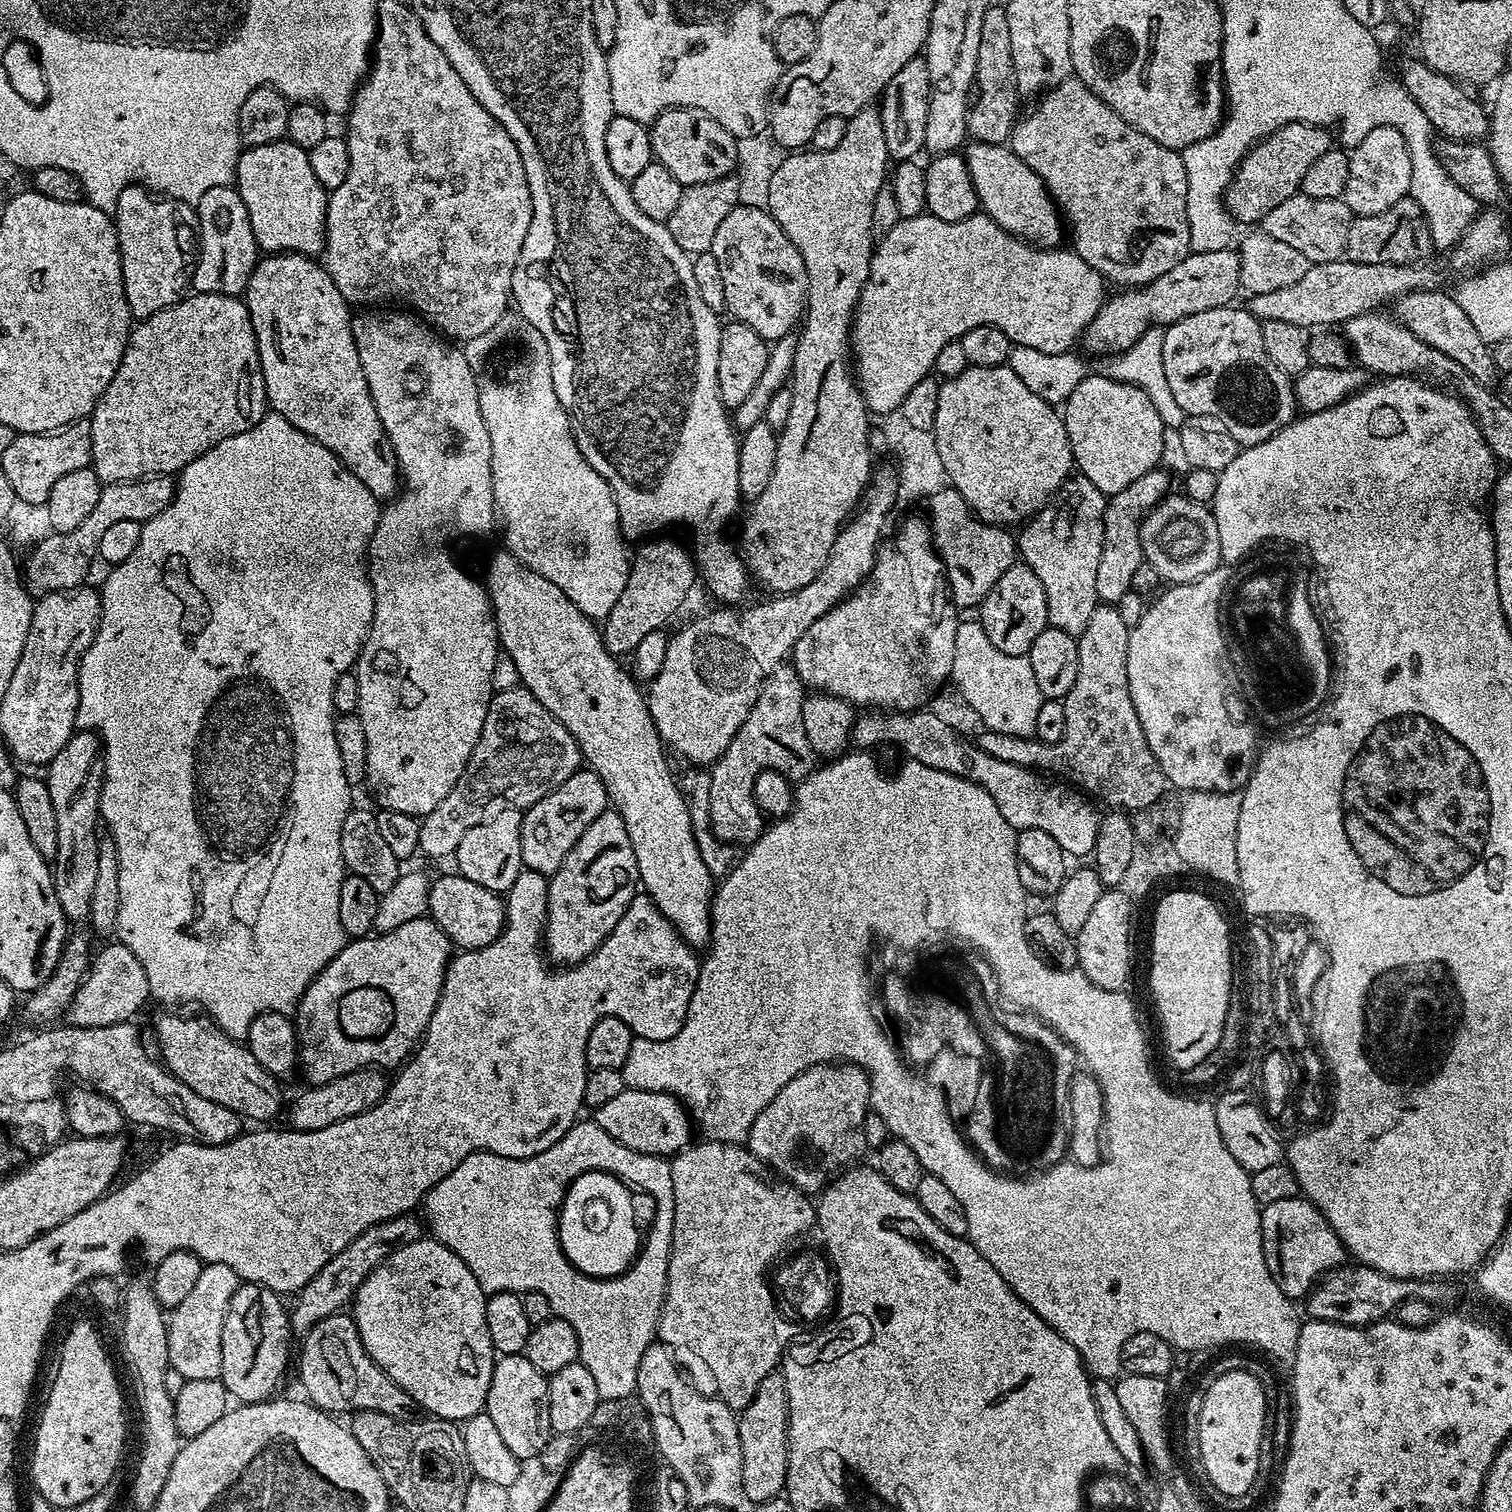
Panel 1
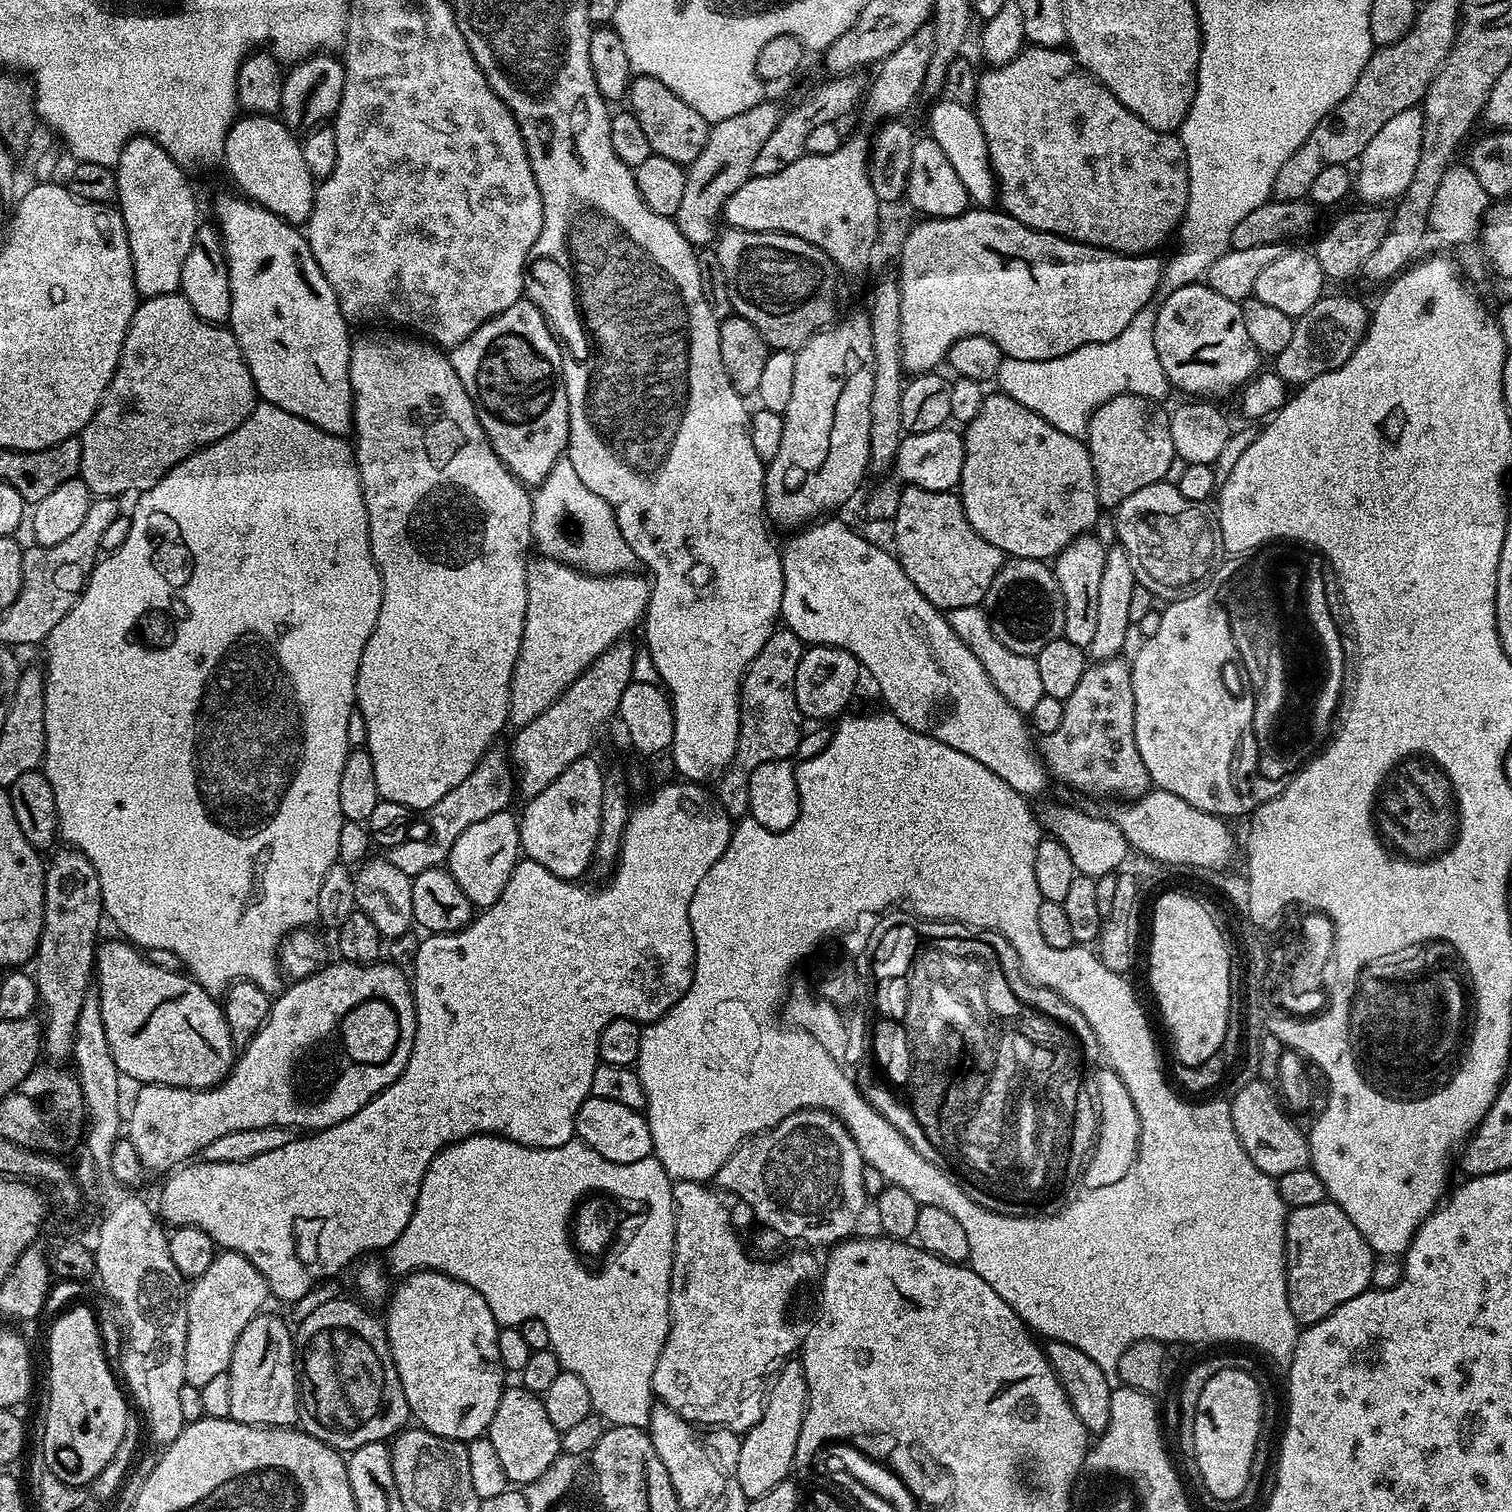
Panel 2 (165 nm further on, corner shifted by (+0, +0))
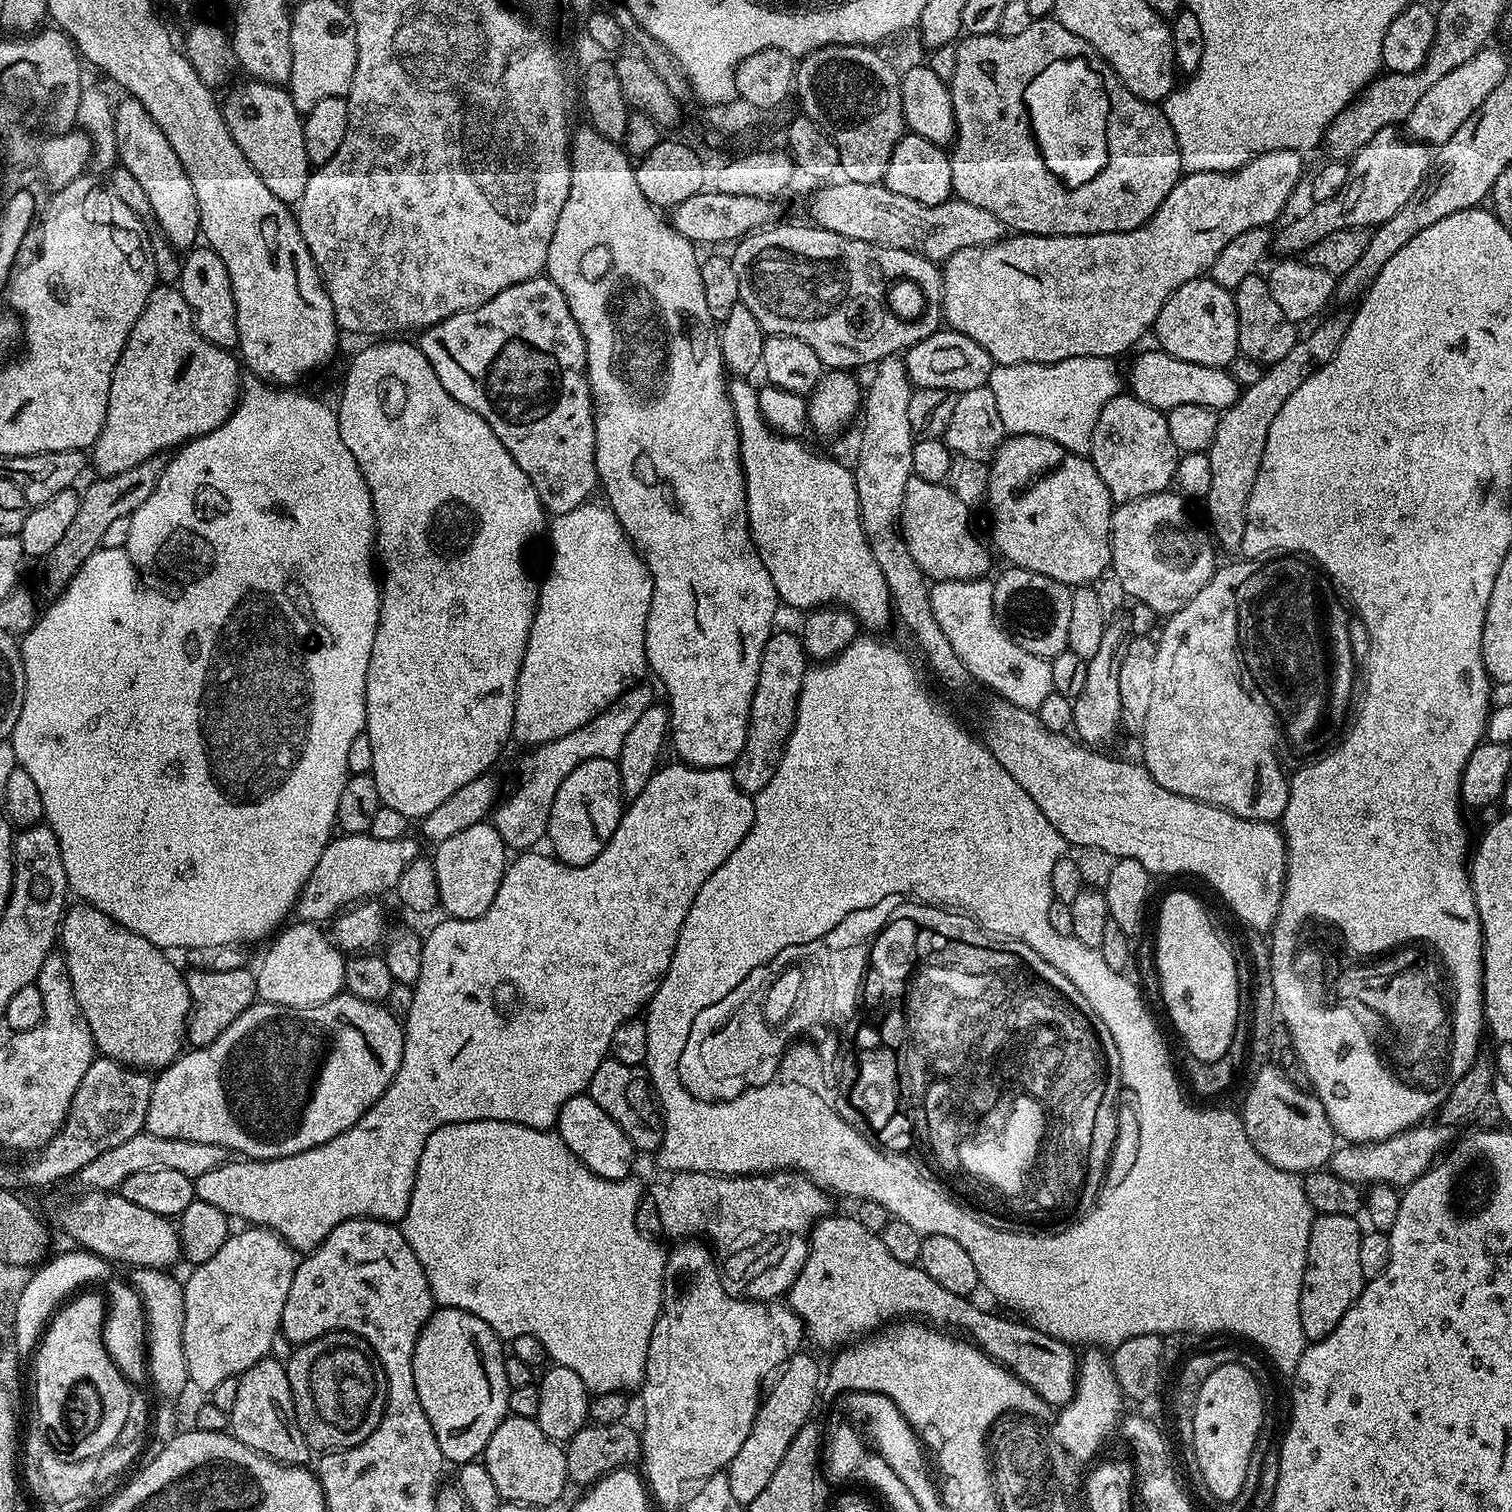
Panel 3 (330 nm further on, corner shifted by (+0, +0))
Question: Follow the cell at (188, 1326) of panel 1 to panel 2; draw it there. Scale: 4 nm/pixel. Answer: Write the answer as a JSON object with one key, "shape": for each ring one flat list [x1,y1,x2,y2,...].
{"shape":[[227,1250,217,1254,206,1274,191,1281,188,1289,185,1384,199,1389,217,1374,228,1371,238,1334,246,1330,246,1322,250,1322,250,1318,260,1315,267,1300,270,1300,268,1284,248,1259]]}

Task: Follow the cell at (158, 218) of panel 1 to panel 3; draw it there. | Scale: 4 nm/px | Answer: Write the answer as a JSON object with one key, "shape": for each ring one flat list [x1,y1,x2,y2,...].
{"shape":[[129,95,123,99,114,108,119,163,130,170,130,174,134,174,134,178,142,185,142,191,154,210,154,218,173,248,191,249,201,235,198,198,194,198,194,186,190,186,190,178,186,170,182,170,178,154,174,154,170,142,166,142,166,134,158,130,158,122,146,114,146,106]]}

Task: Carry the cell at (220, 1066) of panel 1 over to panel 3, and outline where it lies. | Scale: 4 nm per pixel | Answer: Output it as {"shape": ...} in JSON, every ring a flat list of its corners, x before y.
{"shape":[[76,902,76,905,69,907,65,911,64,919,60,921,60,931,58,933,58,948,62,953,66,962,66,970,70,974,70,986,74,986,74,998,80,1007,80,1014,86,1018,86,1022,90,1026,90,1034,94,1038,99,1055,108,1057,111,1060,116,1060,120,1064,131,1066,137,1070,163,1070,181,1055,182,1047,186,1040,186,1025,188,1017,192,1010,192,999,188,993,188,981,185,973,179,972,170,961,167,960,165,953,157,948,146,938,142,938,138,934,134,934,129,928,123,928,119,922,112,920,106,914,102,914,102,910,98,910,94,906,83,902]]}

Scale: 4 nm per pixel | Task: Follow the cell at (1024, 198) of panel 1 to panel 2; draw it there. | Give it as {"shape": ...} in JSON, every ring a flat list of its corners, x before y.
{"shape":[[945,98,937,99,933,104,936,105,928,112,927,135,934,142,938,142,942,154,946,154,950,166,954,166,962,186,966,186,969,201,976,206,991,205,998,196,996,176,992,172,990,154,986,150,986,136,982,134,982,126,975,111]]}

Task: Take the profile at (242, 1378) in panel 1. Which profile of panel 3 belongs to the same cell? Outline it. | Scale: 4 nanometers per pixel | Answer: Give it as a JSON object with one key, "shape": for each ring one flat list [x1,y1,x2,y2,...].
{"shape":[[273,1358,260,1360,238,1377,238,1398,230,1413,230,1432,238,1442,250,1446,280,1464,307,1465,310,1449,294,1410,287,1367]]}

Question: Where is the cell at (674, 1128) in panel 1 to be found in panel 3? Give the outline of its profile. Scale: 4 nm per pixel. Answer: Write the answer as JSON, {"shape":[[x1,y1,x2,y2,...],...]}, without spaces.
{"shape":[[581,1094,565,1102,556,1120,555,1131,566,1142,569,1150,594,1174,607,1180,626,1180,633,1175,634,1149,630,1138,622,1126,618,1126,618,1122,614,1122,614,1118,610,1118,610,1114,606,1114,606,1110,602,1110,602,1106,598,1106,591,1096]]}

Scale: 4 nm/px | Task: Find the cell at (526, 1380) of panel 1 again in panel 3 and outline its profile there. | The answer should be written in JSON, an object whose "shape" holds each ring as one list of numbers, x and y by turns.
{"shape":[[505,1416,486,1446,482,1463,490,1470,490,1479,498,1486,504,1502,547,1506,563,1496,570,1484,565,1449,557,1441,546,1438,535,1419]]}

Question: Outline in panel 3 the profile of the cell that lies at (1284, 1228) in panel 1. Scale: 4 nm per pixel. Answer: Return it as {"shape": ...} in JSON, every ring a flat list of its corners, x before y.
{"shape":[[1342,1214,1317,1215,1312,1222,1308,1261,1298,1302,1298,1318,1302,1318,1305,1341,1321,1340,1342,1322,1342,1314,1354,1306,1366,1283,1361,1269,1359,1242,1362,1235,1361,1221]]}

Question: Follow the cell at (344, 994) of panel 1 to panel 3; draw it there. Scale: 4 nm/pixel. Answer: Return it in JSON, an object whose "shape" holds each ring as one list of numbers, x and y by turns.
{"shape":[[347,990,313,1008,287,1008,285,1005,257,1002,250,1005,242,1014,238,1014,238,1018,234,1018,234,1022,230,1022,230,1026,226,1026,226,1030,222,1030,222,1034,218,1034,214,1042,210,1042,205,1048,185,1051,153,1079,143,1131,158,1138,186,1138,190,1142,214,1142,214,1146,222,1146,228,1149,229,1153,239,1154,249,1160,273,1160,286,1158,290,1154,302,1154,306,1150,322,1146,322,1142,330,1142,330,1138,354,1126,354,1122,358,1122,358,1118,362,1118,362,1114,366,1114,369,1106,388,1089,390,1082,396,1077,403,1053,404,1030,401,1021,392,1016,383,1003,351,996]]}

